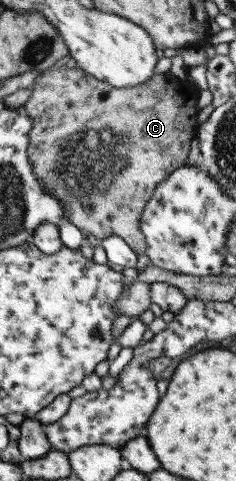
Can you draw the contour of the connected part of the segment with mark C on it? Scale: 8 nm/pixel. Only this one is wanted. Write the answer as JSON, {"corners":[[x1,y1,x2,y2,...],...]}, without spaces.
{"corners":[[62,66,58,70,51,68,40,72,39,76,36,76,34,83,30,86,32,93,23,105,26,116,32,120,26,150,28,152,28,162,32,166,32,174,38,178,40,186,46,190,46,193,54,196,62,204,64,221,74,224,83,236,92,234,100,241,107,236,118,236,128,244,130,250,137,256,140,256,146,250,146,242,144,242,144,236,139,227,142,209,144,209,144,205,152,196,156,185,160,184,160,181,163,181,168,173,183,165,184,160,188,158,188,152,191,151,191,143,197,137,196,130,198,126,195,118,199,112,198,106,196,106,196,96,198,96,199,89,194,84,188,83,190,83,188,80,180,81,170,74,154,71,146,83,142,82,141,85,116,88,110,84,98,81,77,66,74,68]]}

